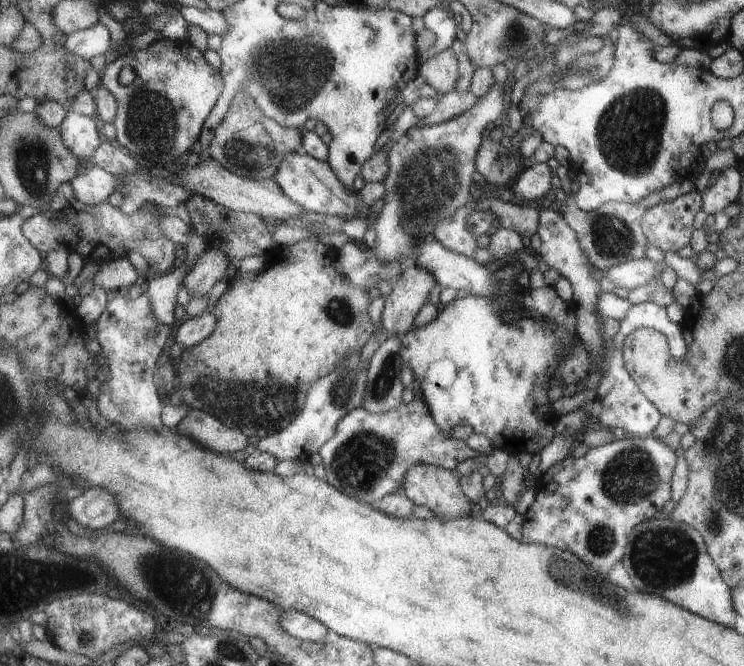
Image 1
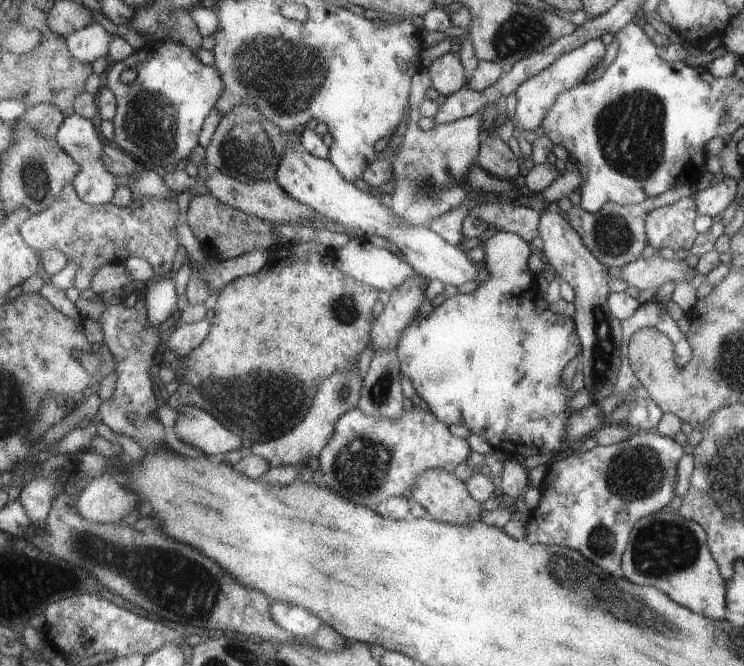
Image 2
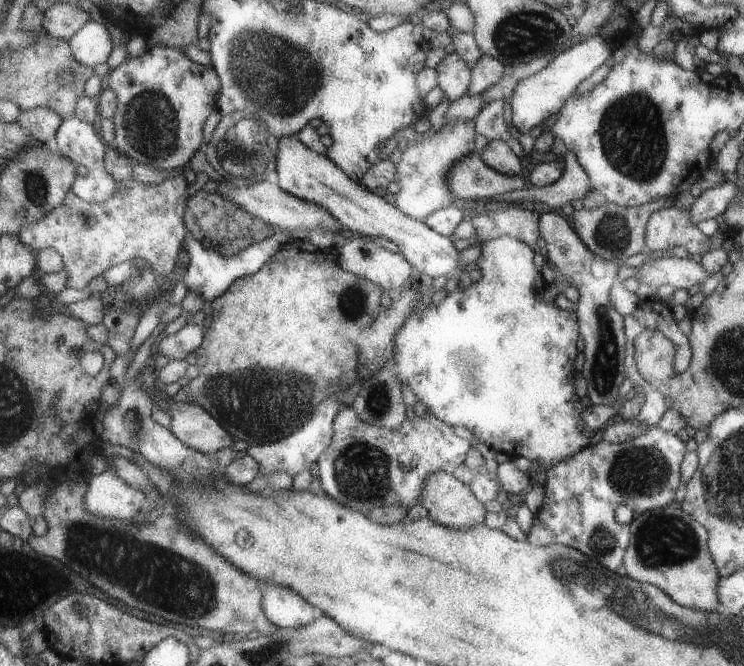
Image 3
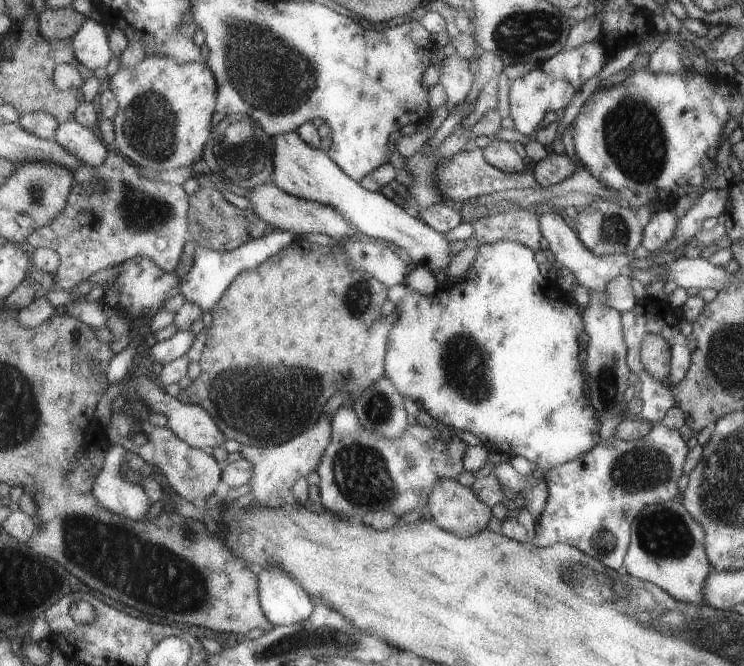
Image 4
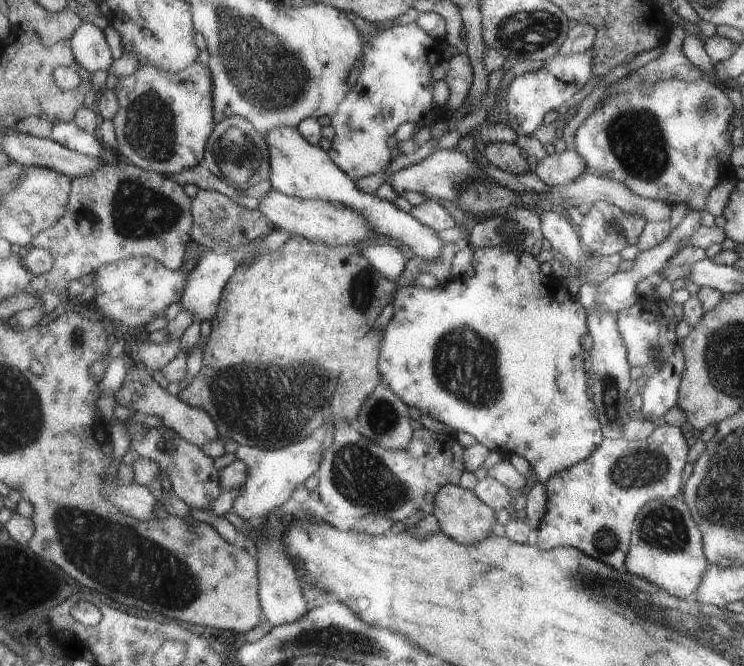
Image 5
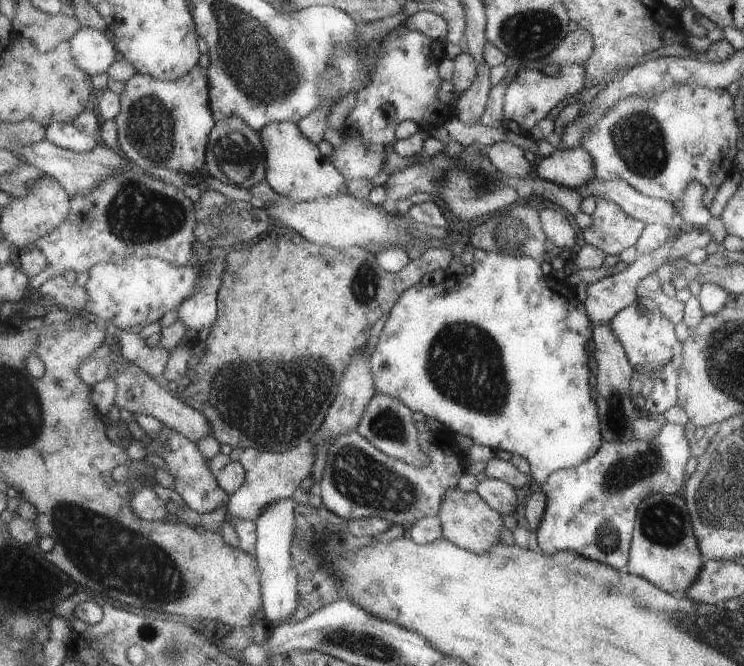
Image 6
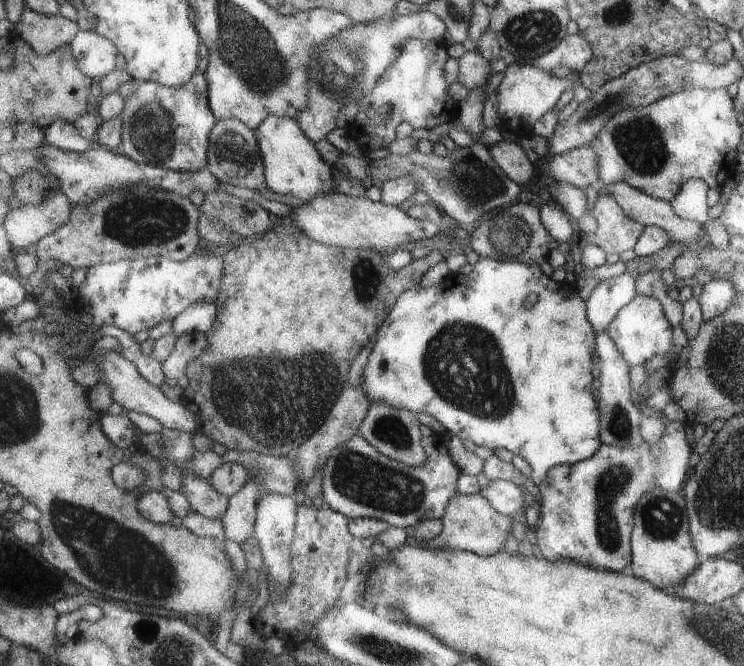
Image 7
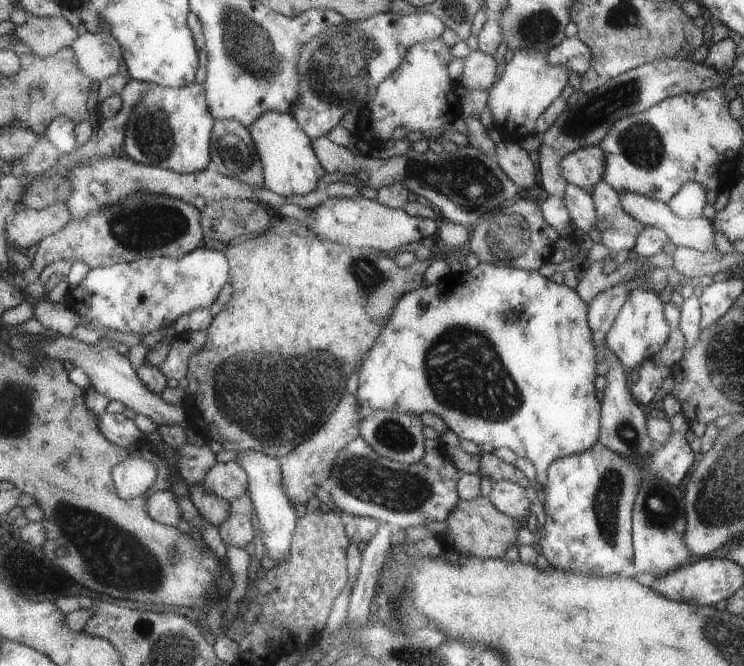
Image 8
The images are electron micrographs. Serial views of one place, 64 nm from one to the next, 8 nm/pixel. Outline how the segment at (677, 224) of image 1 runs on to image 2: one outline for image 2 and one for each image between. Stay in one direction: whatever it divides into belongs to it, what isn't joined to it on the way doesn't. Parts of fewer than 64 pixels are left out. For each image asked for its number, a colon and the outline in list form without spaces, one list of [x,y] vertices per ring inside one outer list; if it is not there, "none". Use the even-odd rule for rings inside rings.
2: [[[695,196],[681,198],[671,206],[655,208],[645,218],[645,236],[647,246],[661,250],[687,250],[691,248],[697,230],[693,228],[693,222],[697,218],[695,212]]]

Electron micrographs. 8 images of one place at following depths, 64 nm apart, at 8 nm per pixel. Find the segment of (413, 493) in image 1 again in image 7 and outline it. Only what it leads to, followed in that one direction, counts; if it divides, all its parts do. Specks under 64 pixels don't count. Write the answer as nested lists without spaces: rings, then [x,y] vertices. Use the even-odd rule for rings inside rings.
[[[457,494],[453,496],[453,500],[449,502],[449,508],[445,512],[443,524],[445,530],[439,538],[431,540],[427,546],[433,550],[443,550],[443,548],[453,548],[453,550],[465,550],[465,552],[473,552],[479,556],[495,556],[497,552],[503,550],[511,530],[513,530],[513,516],[505,516],[501,514],[497,508],[493,508],[493,504],[483,496],[465,496],[465,494]]]

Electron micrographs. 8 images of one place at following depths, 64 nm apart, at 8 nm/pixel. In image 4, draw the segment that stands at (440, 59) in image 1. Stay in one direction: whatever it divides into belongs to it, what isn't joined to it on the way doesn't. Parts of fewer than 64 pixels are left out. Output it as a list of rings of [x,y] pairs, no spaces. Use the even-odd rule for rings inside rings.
[[[459,54],[445,58],[441,64],[441,80],[439,84],[445,88],[449,100],[447,110],[455,110],[459,104],[465,104],[469,92],[473,92],[475,74],[471,70],[471,62]]]

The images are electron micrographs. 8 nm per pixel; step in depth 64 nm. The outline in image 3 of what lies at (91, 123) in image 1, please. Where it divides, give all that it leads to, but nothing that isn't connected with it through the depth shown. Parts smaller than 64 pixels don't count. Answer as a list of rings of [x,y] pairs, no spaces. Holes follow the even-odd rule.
[[[75,116],[75,118],[67,118],[67,120],[61,124],[61,128],[59,128],[59,132],[57,132],[55,140],[53,140],[53,146],[55,146],[61,154],[65,154],[69,160],[73,160],[79,168],[83,168],[83,174],[77,176],[77,184],[73,184],[73,192],[75,192],[81,200],[99,204],[99,202],[109,200],[109,198],[115,194],[115,190],[117,190],[117,180],[105,170],[107,146],[105,146],[105,142],[103,142],[103,138],[95,132],[93,124],[77,118],[77,116]]]

